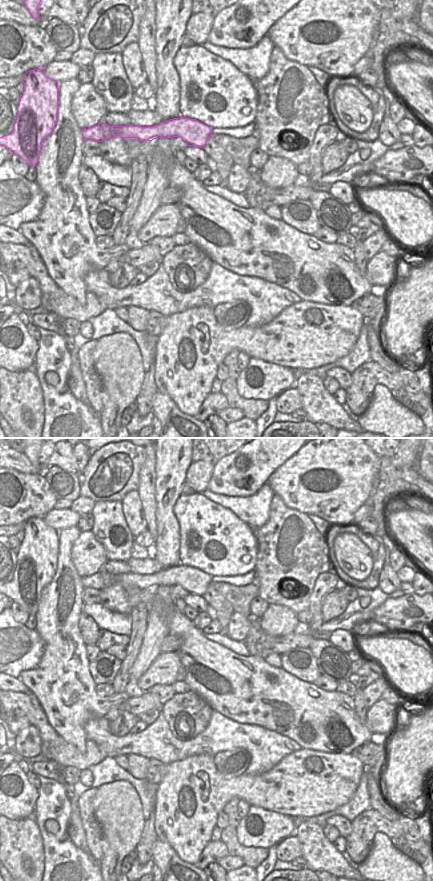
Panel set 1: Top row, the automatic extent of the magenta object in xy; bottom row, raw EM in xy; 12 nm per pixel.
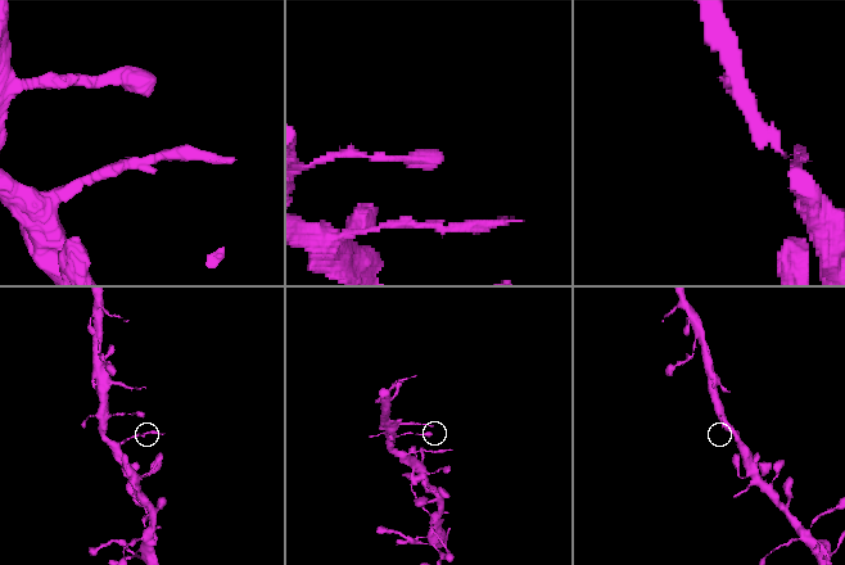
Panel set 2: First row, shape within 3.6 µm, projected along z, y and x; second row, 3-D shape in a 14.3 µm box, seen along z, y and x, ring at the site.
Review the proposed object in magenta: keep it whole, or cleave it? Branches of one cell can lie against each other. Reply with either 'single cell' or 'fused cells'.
single cell

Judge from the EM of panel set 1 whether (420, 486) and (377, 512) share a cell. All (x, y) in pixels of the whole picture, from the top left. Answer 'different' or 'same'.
same

